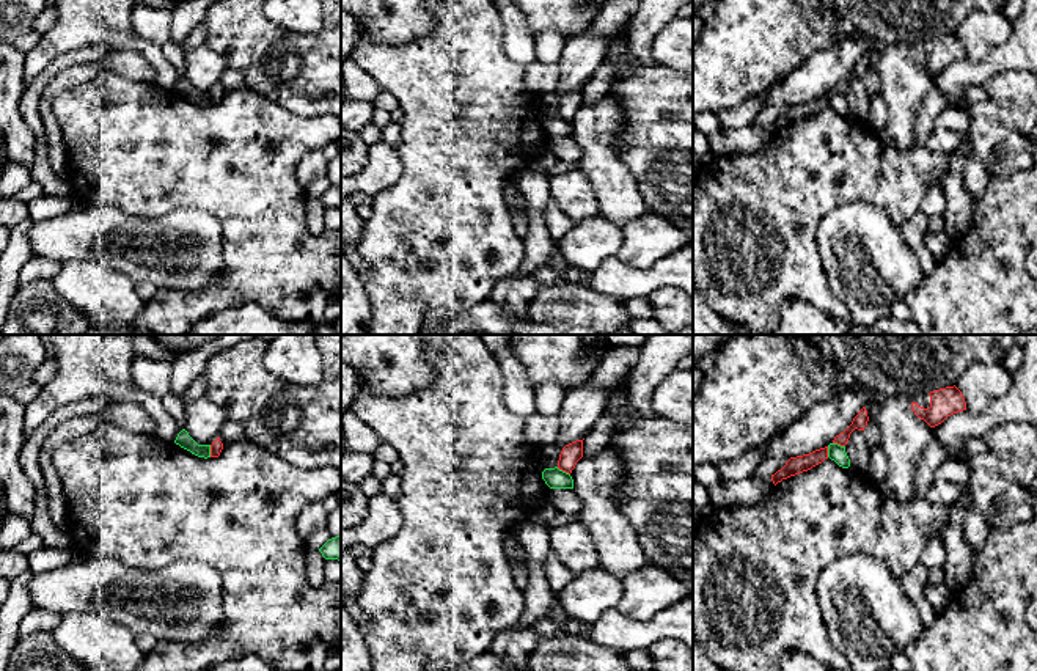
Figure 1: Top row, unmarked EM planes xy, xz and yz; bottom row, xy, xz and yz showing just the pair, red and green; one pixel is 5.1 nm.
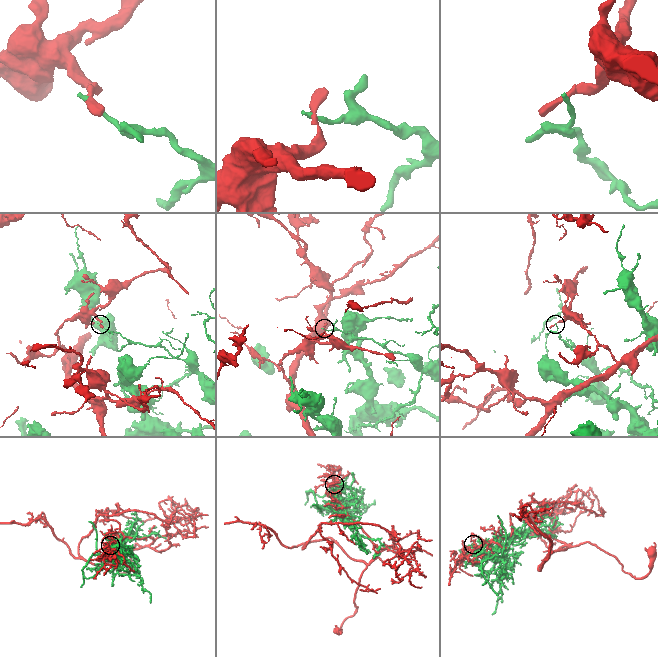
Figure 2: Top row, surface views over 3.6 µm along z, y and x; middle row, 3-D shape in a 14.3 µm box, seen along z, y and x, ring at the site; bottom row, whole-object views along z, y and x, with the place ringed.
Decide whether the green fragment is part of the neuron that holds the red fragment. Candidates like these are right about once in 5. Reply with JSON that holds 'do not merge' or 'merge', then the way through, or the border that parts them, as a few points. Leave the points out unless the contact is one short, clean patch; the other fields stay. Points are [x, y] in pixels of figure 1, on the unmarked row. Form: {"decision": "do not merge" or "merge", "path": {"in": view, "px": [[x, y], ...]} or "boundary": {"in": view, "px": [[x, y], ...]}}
{"decision": "do not merge"}

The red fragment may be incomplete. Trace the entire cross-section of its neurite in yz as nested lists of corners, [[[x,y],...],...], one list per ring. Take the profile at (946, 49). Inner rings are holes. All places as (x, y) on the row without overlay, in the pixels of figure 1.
[[[954,33],[913,46],[911,58],[930,75],[935,75],[947,64],[966,58],[966,50],[962,39]]]

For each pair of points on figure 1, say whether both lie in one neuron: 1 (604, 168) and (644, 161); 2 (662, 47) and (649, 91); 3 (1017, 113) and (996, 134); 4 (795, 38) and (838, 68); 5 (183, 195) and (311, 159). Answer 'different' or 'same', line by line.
1: different
2: different
3: different
4: different
5: different

